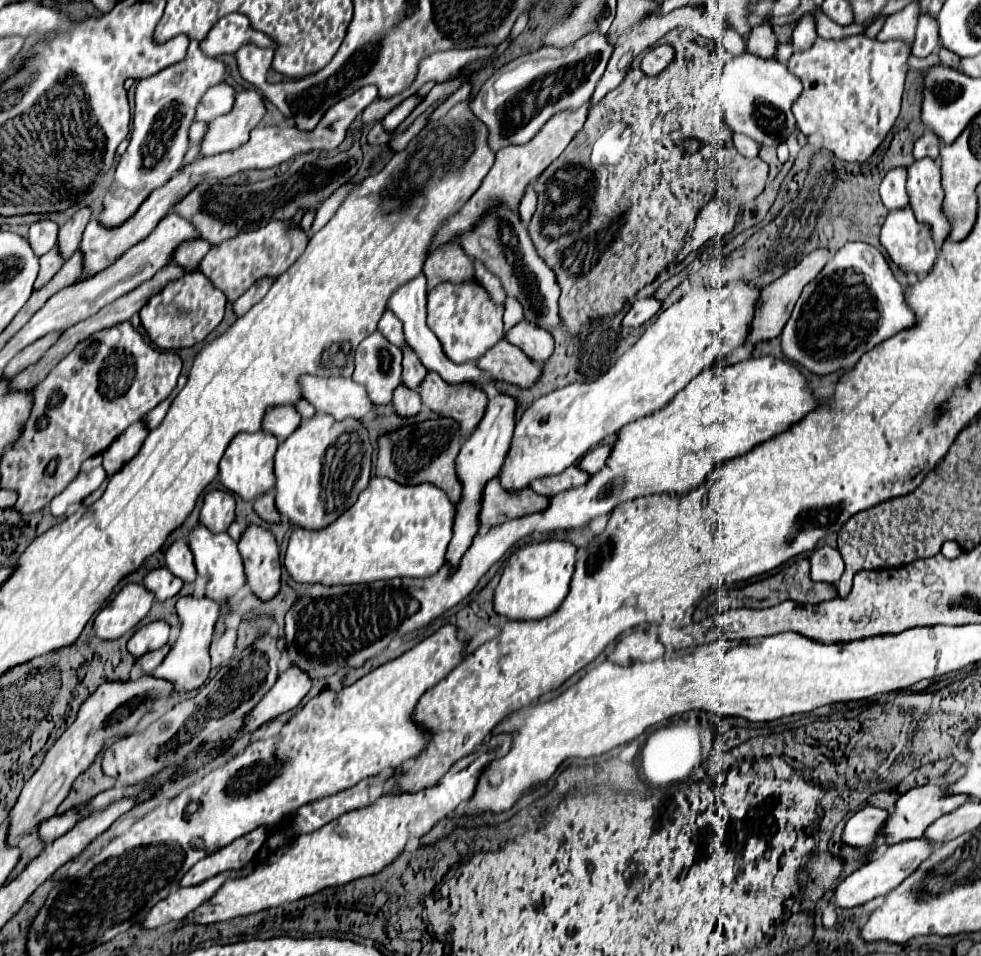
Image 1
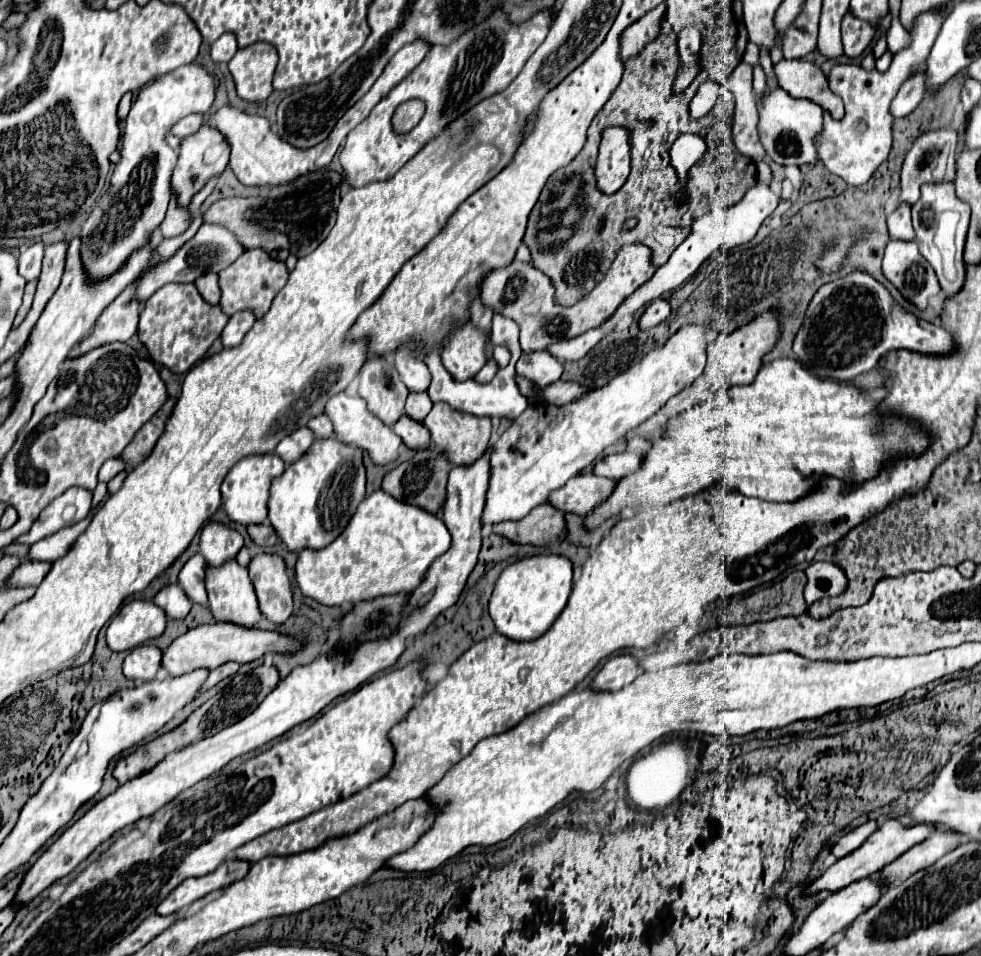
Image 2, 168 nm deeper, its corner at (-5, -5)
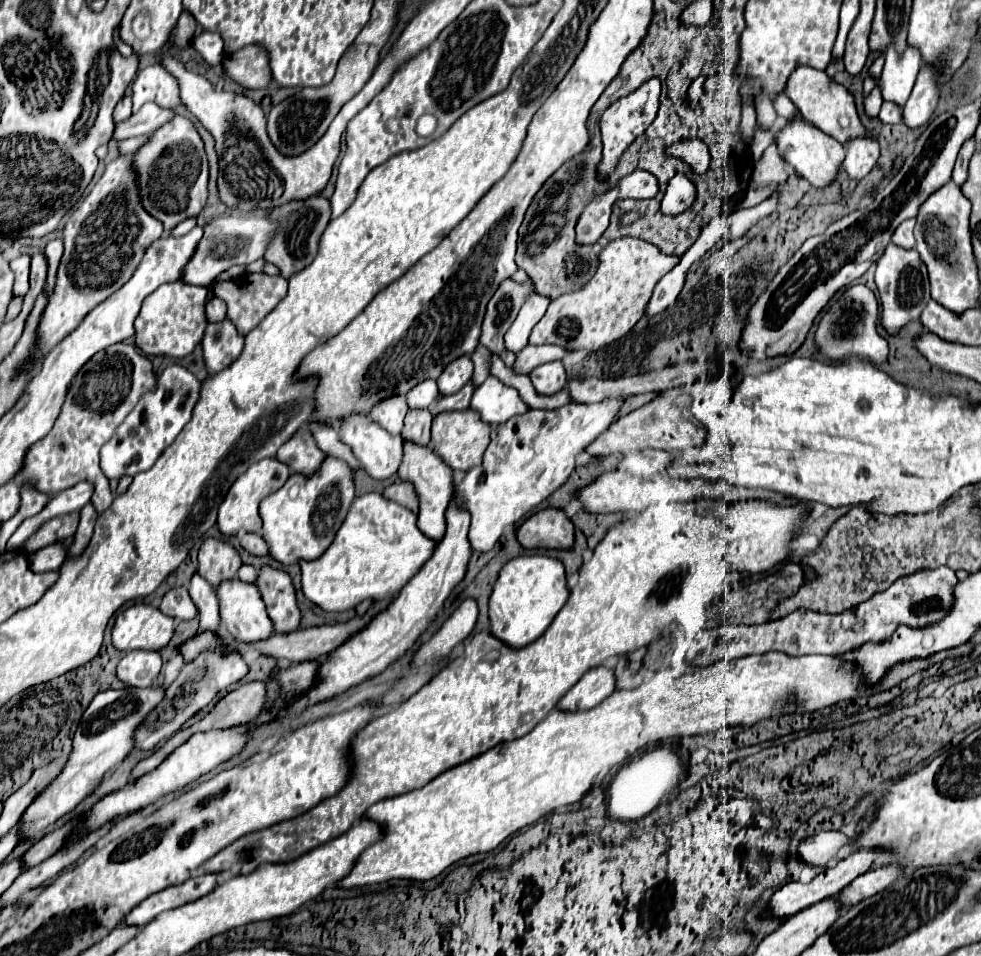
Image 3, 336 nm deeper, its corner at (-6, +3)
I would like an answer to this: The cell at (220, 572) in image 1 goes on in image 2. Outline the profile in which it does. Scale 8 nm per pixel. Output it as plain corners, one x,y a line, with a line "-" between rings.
228,561
222,567
208,567
206,569
206,589
210,599
210,611
214,615
214,621
218,623
236,623
242,627
256,627
262,619
262,613
258,611
258,599
254,595
254,587
250,583
248,571
240,567
236,561

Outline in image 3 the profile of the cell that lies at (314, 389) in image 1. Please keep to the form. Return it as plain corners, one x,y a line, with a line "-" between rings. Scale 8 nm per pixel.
349,413
347,417
343,417
339,421
339,435
341,435
341,441
347,443
353,449
355,457
363,463
365,471
373,479
387,479
399,469
399,463
401,463
401,457
403,457
403,439
401,439
401,435
391,435
389,431
379,427
379,423
369,419
369,415

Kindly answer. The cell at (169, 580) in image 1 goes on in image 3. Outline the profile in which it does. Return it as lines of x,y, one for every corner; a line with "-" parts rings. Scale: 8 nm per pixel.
175,587
175,589
167,591
161,605
159,605
159,609
165,615
175,617
175,619
193,619
195,613
197,613
197,607
191,601
185,587

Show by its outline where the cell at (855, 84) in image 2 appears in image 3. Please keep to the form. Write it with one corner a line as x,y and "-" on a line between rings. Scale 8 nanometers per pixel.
857,137
845,143
843,167
851,179
863,179
879,159
879,143
875,137

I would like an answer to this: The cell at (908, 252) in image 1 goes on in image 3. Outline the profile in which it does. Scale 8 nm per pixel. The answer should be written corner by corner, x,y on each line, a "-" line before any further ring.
889,243
877,261
875,283
881,301
881,325
889,333
897,333
907,321
917,319
931,301
927,265
919,259
919,253
915,249
903,249
895,247
895,243

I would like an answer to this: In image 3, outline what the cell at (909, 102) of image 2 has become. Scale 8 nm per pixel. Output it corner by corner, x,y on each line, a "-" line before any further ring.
885,101
883,107
881,107
881,113
879,113
879,119
881,119
883,123
895,125
895,123
899,123
899,121
903,119
903,117
901,117
901,111
903,111
901,105
897,105
897,103
893,103
893,101

